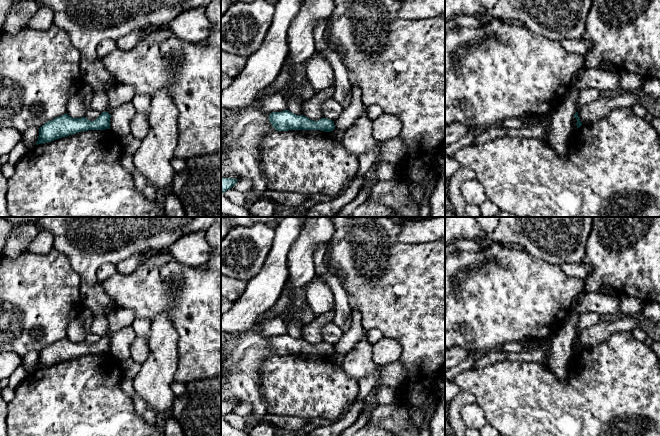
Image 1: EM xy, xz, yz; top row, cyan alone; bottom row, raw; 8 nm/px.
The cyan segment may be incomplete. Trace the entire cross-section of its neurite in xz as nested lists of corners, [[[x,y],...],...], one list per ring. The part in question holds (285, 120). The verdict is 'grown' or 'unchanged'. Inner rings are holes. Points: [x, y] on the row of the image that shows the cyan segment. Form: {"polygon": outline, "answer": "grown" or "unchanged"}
{"polygon": [[[289,110],[270,113],[269,121],[277,131],[321,130],[331,132],[335,129],[334,121],[330,119],[321,118],[318,121],[313,121],[306,116],[296,115]]], "answer": "unchanged"}

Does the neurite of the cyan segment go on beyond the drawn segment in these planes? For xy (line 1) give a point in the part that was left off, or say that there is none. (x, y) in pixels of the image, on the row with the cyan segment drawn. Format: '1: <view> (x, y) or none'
1: none

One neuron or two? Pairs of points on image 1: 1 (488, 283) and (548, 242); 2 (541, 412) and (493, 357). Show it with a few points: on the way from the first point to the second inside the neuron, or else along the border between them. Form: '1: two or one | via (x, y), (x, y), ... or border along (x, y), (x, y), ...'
1: two | border along (526, 250), (535, 257), (553, 263)
2: two | border along (521, 362), (501, 360), (480, 368), (474, 368)

